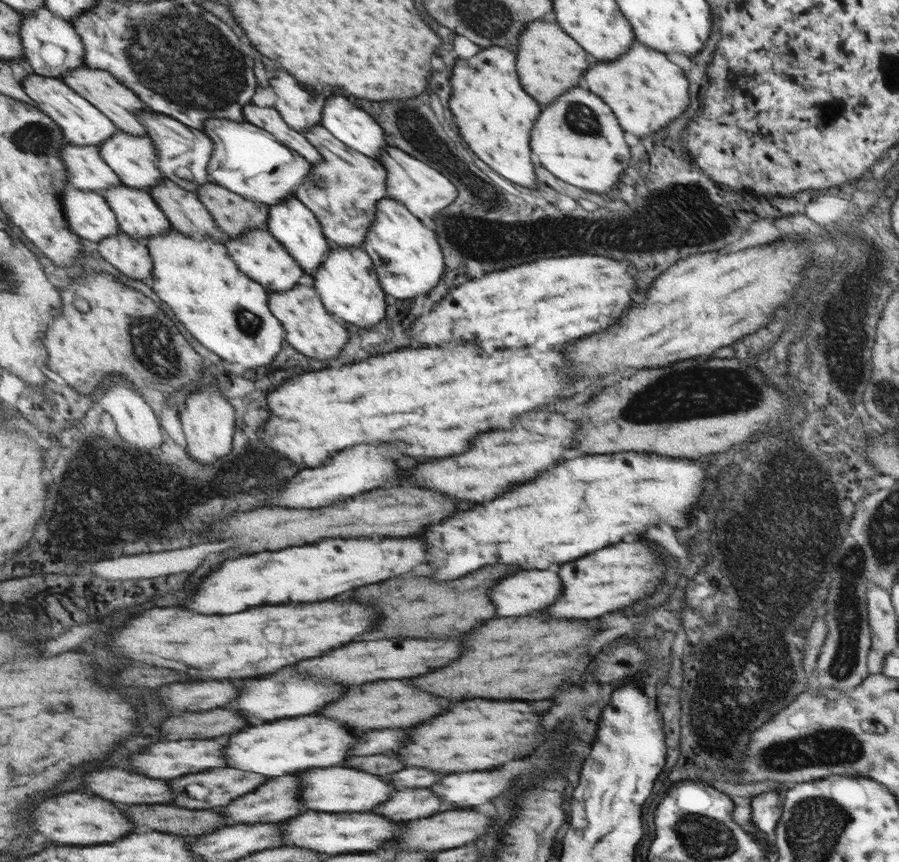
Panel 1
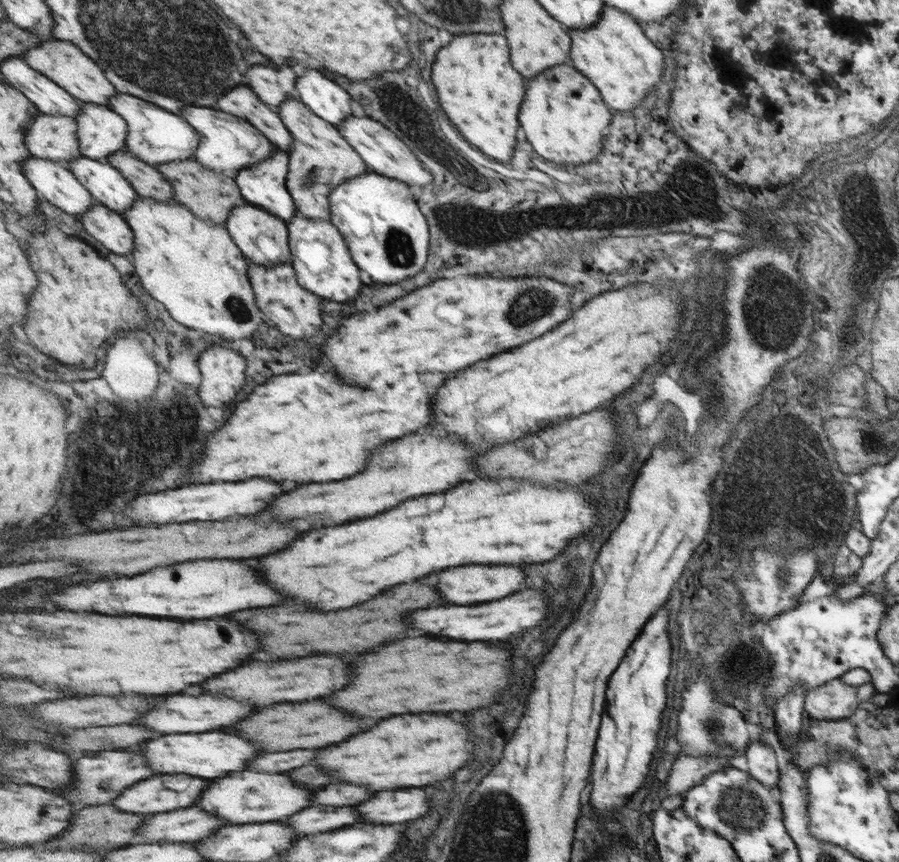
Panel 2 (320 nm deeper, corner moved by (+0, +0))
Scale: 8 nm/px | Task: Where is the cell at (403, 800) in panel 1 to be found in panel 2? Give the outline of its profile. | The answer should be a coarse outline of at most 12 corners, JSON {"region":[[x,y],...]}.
{"region":[[313,806],[287,818],[299,834],[355,824],[351,806]]}

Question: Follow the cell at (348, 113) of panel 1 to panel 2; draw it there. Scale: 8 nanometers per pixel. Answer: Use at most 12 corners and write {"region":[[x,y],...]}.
{"region":[[313,68],[297,78],[312,112],[336,127],[351,96]]}

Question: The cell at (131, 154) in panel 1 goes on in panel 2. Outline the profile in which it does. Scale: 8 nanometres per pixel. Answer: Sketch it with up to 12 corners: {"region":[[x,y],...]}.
{"region":[[83,102],[76,121],[83,156],[105,163],[127,149],[127,121]]}

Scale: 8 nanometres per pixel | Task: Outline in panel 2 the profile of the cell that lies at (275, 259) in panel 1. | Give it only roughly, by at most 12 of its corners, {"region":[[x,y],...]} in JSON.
{"region":[[245,201],[225,224],[254,263],[292,264],[288,223]]}

